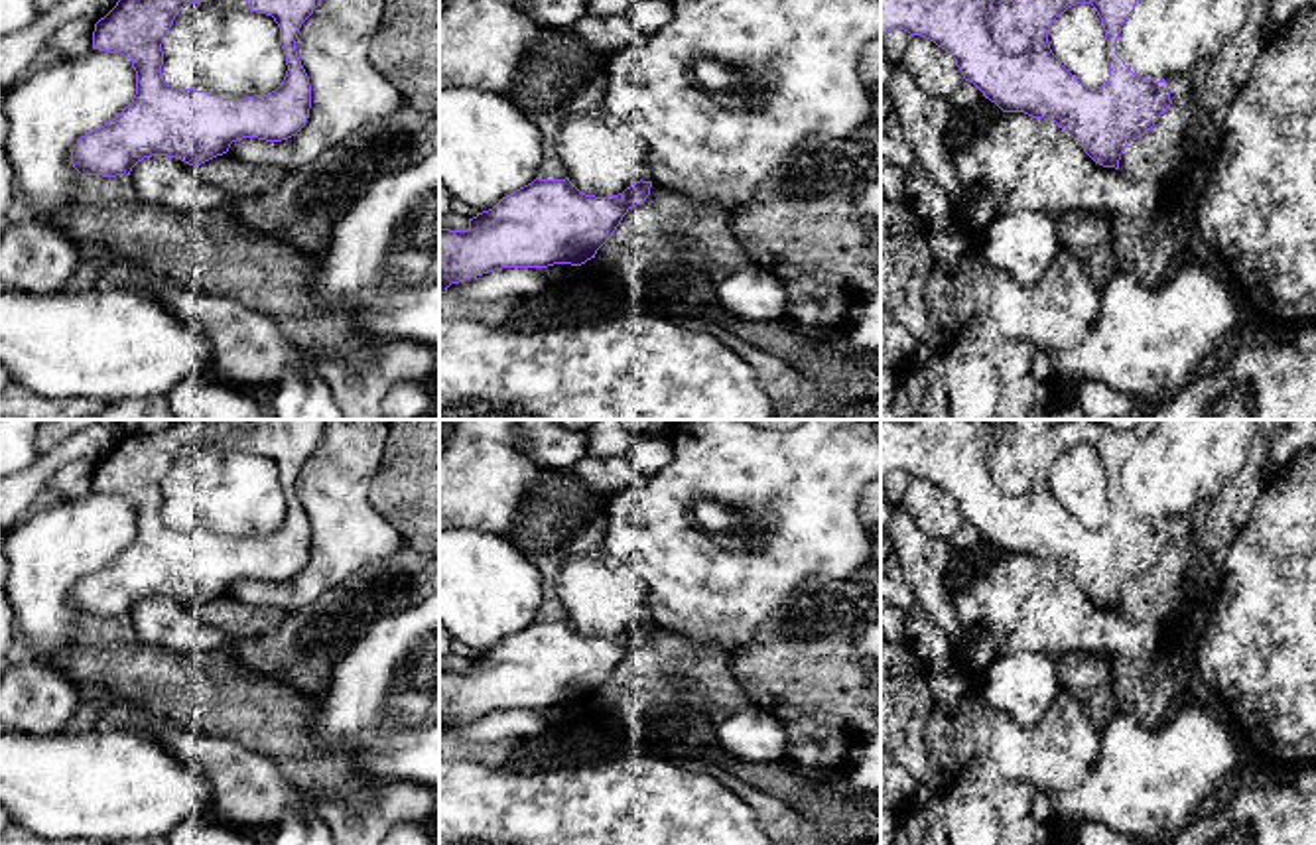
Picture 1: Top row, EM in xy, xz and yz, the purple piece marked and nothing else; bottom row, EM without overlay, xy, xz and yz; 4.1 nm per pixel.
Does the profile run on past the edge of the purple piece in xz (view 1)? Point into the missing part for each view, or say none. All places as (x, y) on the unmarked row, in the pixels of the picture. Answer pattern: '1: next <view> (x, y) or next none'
1: next none

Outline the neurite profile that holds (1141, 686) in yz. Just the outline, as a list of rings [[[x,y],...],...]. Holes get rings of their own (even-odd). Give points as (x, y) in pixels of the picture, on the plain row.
[[[1115,660],[1113,678],[1121,695],[1121,711],[1135,713],[1147,725],[1156,725],[1166,711],[1180,703],[1223,713],[1217,691],[1196,676],[1166,685],[1162,672],[1152,664]]]

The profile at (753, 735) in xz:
[[[757,707],[717,721],[717,741],[739,760],[764,764],[788,752],[784,721]]]

